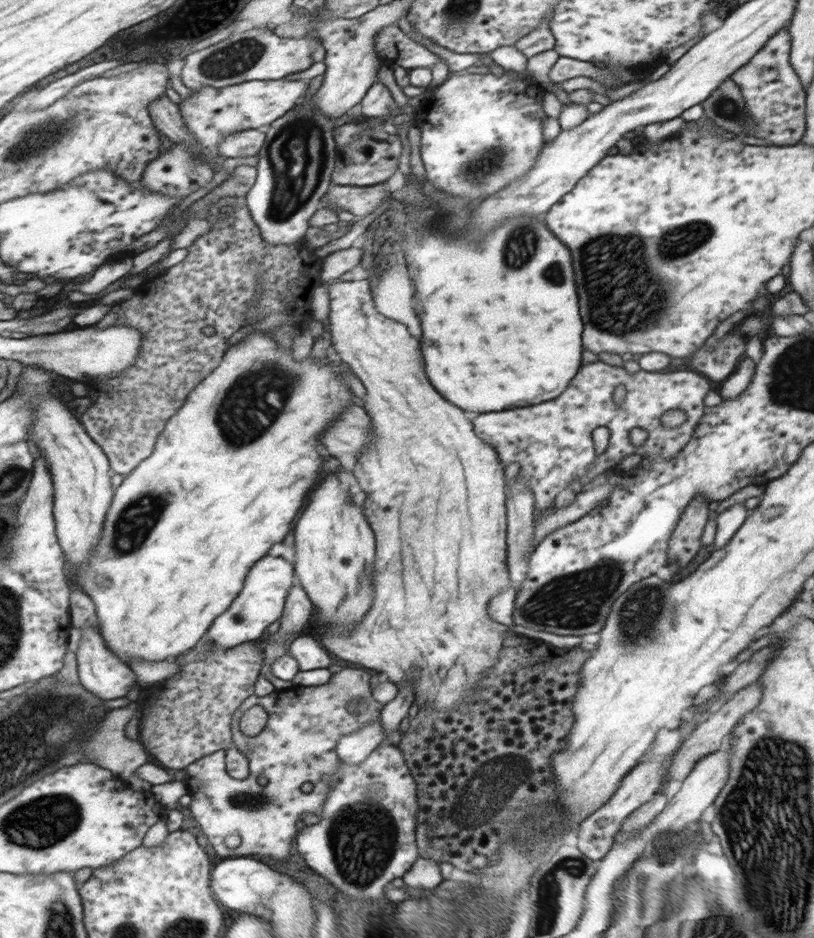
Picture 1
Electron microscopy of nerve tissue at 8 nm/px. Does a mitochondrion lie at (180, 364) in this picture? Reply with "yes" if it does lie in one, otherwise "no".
no

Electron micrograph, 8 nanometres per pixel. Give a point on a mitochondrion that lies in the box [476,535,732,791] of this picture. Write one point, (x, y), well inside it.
(569, 601)

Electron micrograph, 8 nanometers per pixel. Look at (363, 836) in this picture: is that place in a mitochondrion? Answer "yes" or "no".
yes

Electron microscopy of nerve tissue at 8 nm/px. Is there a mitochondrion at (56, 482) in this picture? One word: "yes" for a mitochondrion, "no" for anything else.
no

